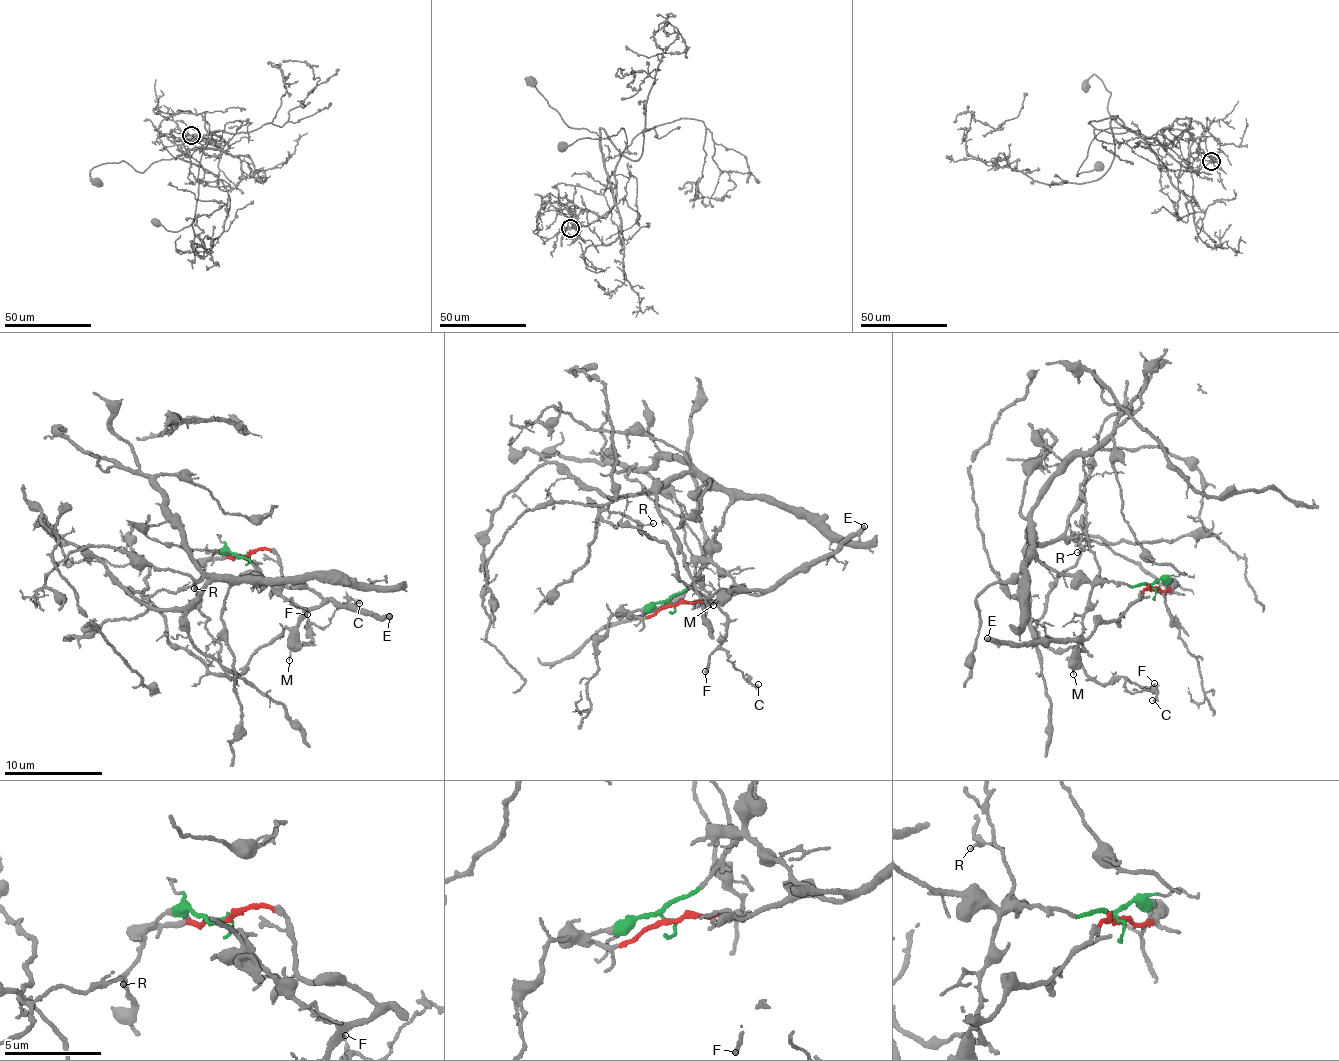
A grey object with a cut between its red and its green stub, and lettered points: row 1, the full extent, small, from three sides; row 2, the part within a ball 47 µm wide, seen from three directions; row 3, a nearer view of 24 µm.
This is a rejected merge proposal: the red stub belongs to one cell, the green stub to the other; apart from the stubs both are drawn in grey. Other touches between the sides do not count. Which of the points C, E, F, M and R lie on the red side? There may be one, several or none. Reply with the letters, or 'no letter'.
C, E, F, M

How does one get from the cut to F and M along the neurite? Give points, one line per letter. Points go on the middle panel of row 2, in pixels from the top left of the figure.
F: (672, 604), (761, 592), (736, 588), (725, 602), (726, 638), (706, 670)
M: (672, 604), (707, 603), (737, 593), (761, 592), (736, 588), (724, 603), (712, 605)

